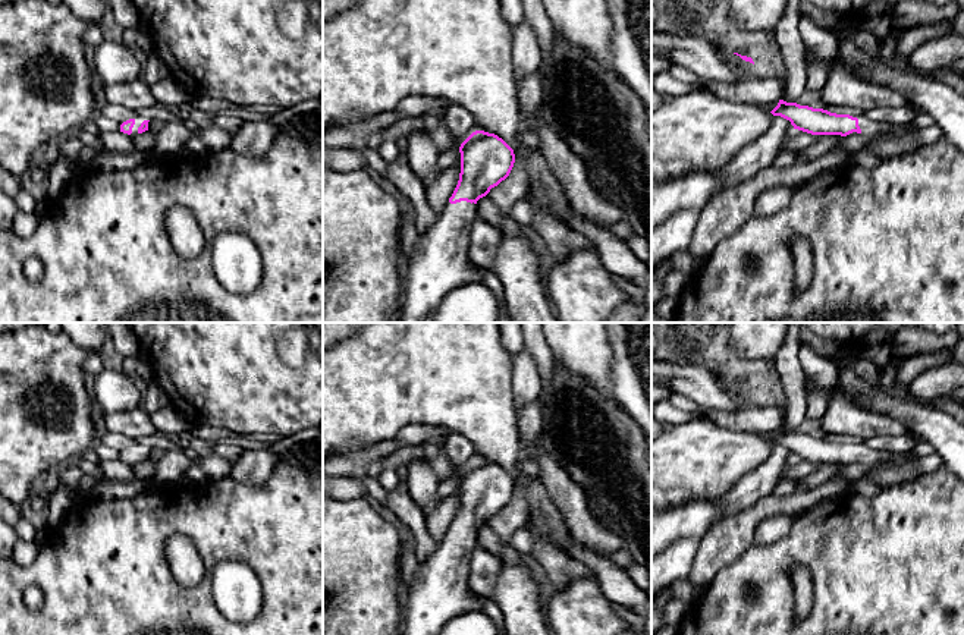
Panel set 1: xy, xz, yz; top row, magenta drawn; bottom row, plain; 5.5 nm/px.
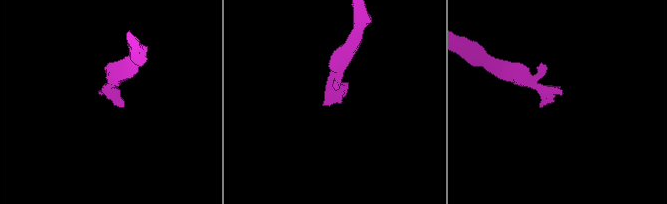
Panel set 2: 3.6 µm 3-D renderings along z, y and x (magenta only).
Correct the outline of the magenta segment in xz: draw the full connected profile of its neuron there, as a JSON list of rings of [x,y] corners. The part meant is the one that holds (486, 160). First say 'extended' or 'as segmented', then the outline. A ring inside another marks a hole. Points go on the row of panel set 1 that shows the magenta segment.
extended; [[[484,131],[472,132],[459,153],[459,180],[449,202],[428,230],[412,239],[401,323],[434,323],[448,292],[480,282],[468,258],[477,201],[509,176],[515,154],[502,138]]]

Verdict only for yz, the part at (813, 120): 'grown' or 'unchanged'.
grown

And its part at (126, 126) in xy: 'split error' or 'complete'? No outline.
split error

